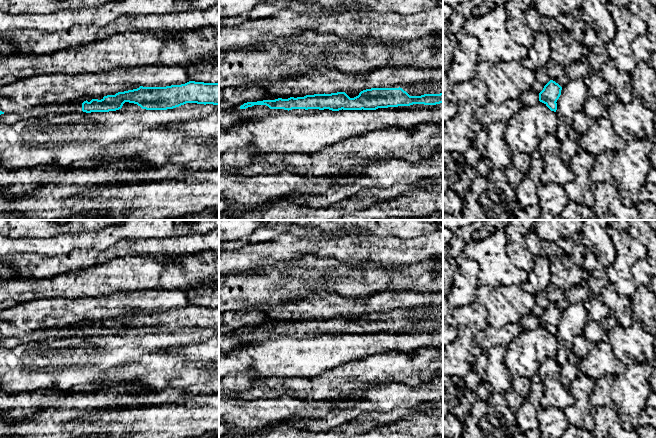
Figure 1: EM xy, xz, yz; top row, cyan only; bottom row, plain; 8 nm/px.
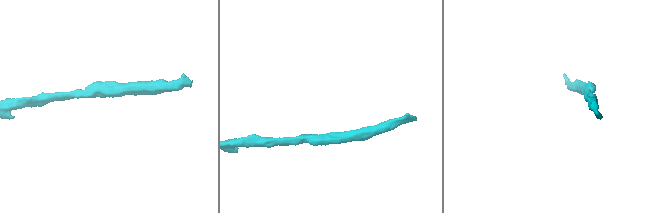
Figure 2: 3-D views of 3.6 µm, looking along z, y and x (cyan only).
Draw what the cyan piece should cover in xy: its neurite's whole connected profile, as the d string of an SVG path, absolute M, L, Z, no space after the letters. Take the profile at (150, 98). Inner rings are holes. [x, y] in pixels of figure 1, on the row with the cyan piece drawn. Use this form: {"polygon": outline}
{"polygon": "M189 81L181 85L171 85L166 87L143 87L118 92L115 95L104 96L101 100L92 99L82 103L82 111L91 112L109 112L122 108L125 102L134 103L146 110L167 110L179 107L186 103L213 104L219 106L219 83L204 83Z"}

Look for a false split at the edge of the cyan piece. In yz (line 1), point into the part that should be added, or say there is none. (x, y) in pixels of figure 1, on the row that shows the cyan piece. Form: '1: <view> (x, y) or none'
1: none

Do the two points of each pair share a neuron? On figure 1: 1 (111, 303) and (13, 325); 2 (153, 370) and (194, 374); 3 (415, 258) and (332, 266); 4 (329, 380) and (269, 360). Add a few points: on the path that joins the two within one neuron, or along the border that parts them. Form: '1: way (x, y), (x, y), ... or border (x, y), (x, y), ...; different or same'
1: way (87, 309), (37, 314); same
2: way (163, 373), (184, 374); same
3: border (412, 264), (388, 265); different
4: border (337, 366), (312, 376), (292, 377); different

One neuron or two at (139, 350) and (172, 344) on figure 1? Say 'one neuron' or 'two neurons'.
one neuron

